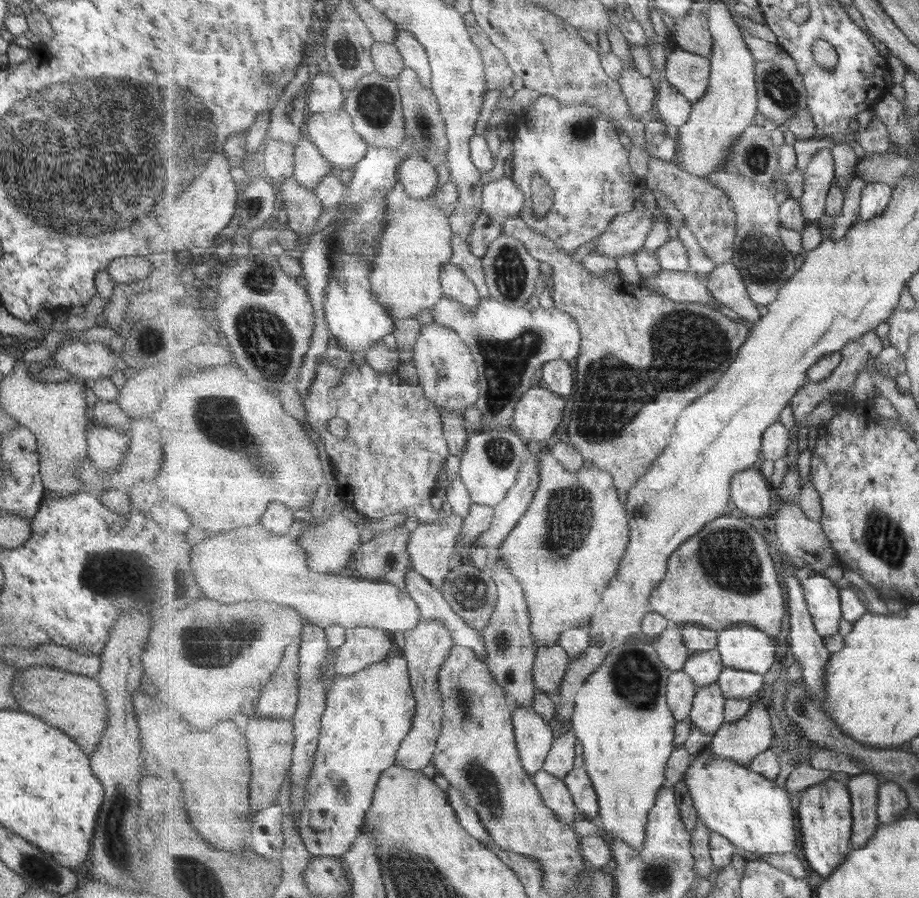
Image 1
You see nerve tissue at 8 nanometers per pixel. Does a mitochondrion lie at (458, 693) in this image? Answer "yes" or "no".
yes

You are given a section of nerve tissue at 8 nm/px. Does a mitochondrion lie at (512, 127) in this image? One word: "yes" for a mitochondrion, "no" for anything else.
no

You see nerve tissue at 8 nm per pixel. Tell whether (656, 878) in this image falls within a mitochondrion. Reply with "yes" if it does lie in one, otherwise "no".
yes

